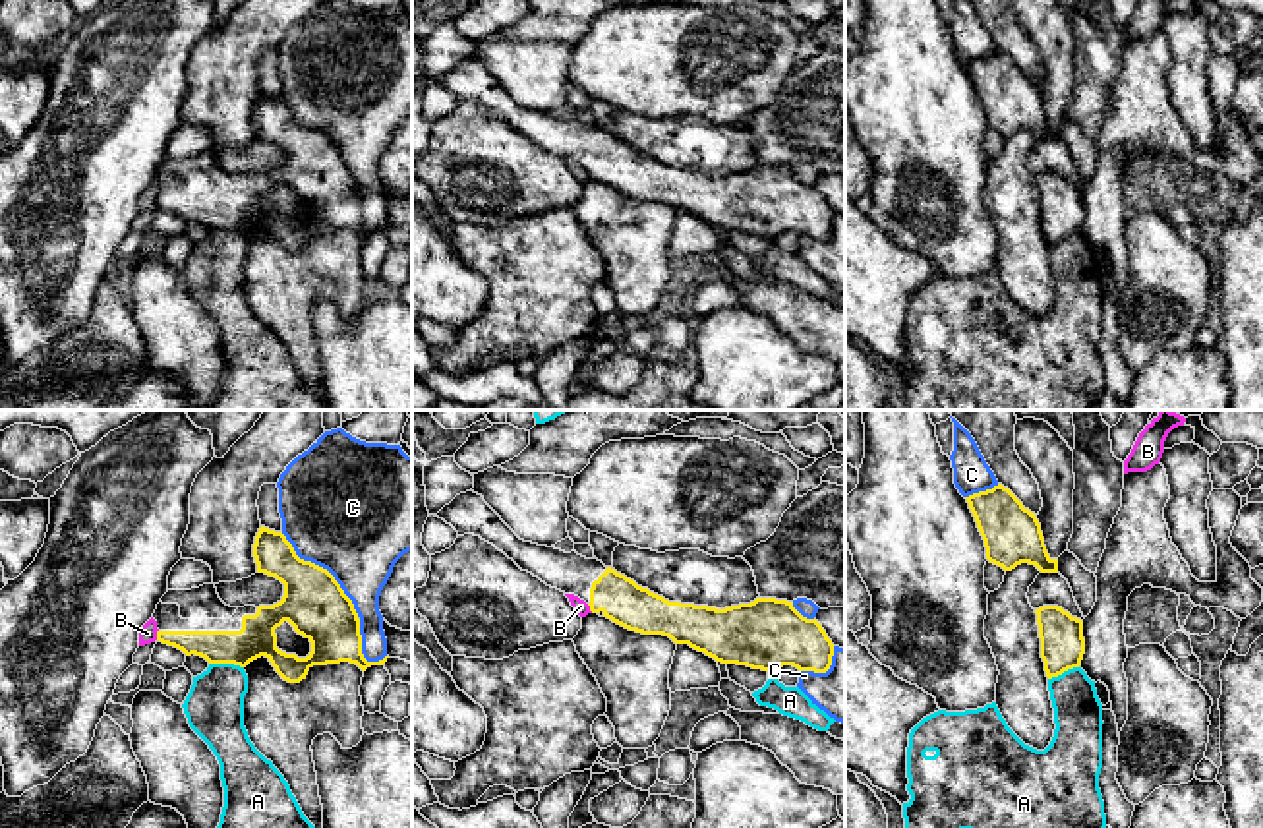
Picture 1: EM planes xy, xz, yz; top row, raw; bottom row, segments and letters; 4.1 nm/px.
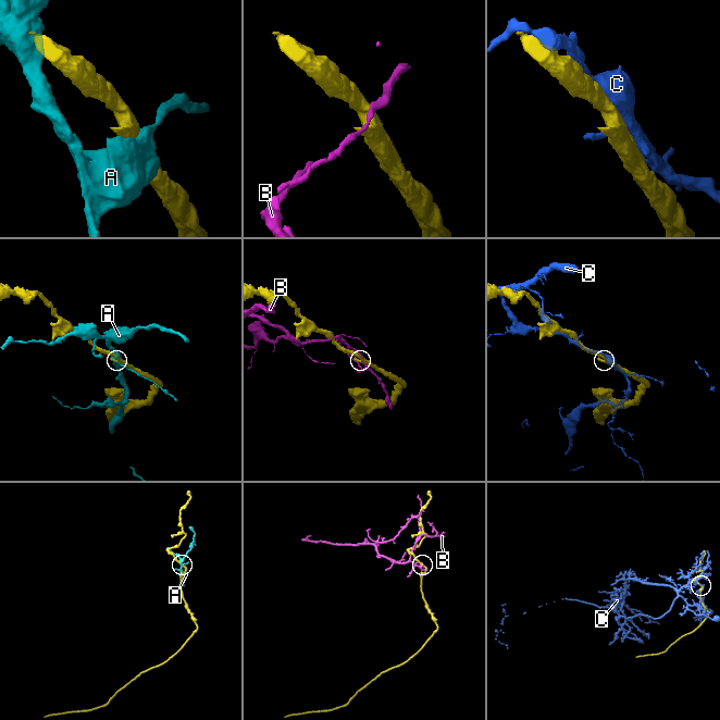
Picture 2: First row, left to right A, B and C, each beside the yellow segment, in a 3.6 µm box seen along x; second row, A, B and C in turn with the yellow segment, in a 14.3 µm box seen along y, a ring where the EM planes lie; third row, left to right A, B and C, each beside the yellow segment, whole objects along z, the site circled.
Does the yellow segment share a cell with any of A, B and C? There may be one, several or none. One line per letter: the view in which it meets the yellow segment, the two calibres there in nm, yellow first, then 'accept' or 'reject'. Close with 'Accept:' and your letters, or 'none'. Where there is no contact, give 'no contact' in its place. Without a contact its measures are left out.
A: xy | 150/240 nm | reject
B: xy | 140/70 nm | reject
C: xy | 260/500 nm | reject
Accept: none

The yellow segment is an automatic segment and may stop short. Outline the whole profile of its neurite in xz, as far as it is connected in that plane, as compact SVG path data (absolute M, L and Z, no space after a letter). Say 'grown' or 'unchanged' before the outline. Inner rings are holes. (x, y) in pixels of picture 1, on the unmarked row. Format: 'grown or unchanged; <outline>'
grown; M474 58L456 62L435 83L458 103L474 101L493 110L522 137L578 163L592 180L629 197L663 201L716 228L768 240L783 232L826 240L832 232L834 211L826 197L816 186L803 184L793 168L756 164L725 176L669 168L598 126L520 106Z

